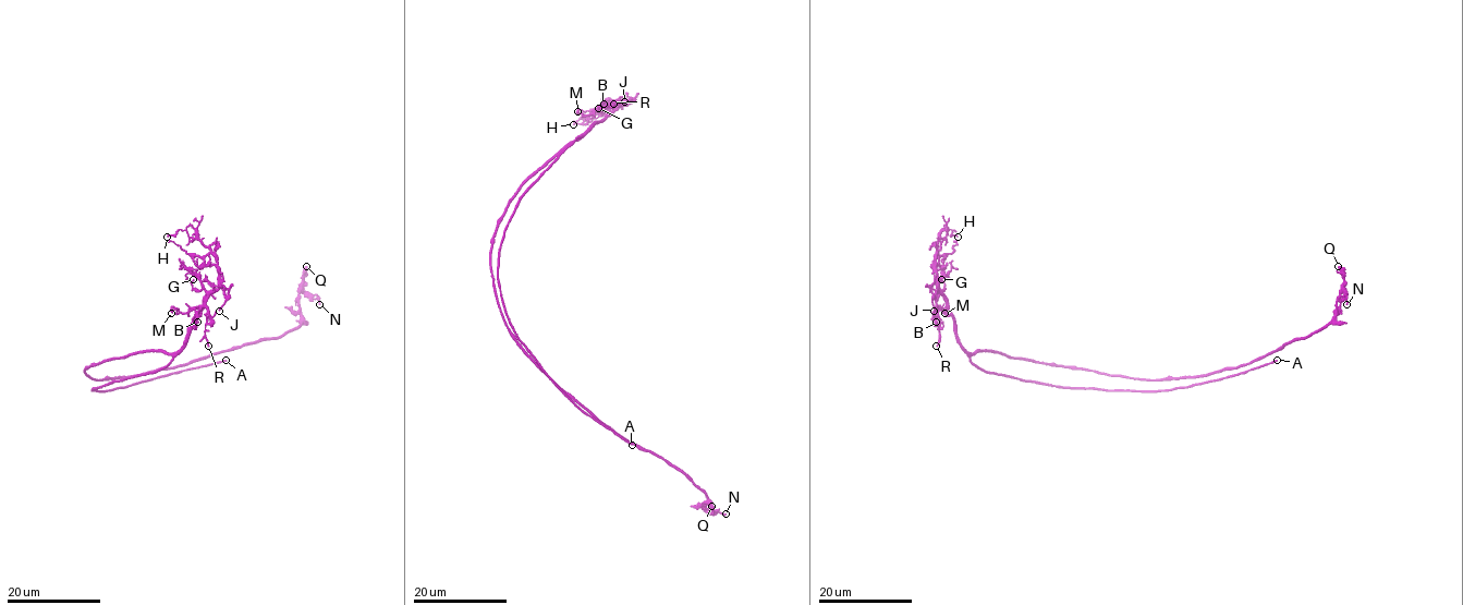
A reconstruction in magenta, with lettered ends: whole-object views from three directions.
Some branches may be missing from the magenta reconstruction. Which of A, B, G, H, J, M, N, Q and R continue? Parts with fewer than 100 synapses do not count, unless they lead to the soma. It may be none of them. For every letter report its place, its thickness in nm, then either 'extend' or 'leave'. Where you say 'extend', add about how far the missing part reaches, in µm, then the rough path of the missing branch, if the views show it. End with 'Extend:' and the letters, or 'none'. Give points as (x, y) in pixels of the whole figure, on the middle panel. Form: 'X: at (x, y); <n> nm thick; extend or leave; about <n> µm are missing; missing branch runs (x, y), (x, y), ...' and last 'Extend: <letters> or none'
A: at (632, 445); 200 nm thick; extend; about 50 µm are missing; missing branch runs (632, 445), (700, 486), (718, 505), (721, 516), (735, 534), (752, 547), (755, 568), (759, 568), (762, 576)
B: at (604, 104); 140 nm thick; leave
G: at (598, 108); 90 nm thick; leave
H: at (573, 124); 90 nm thick; leave
J: at (624, 101); 100 nm thick; leave
M: at (577, 111); 150 nm thick; leave
N: at (726, 513); 160 nm thick; leave
Q: at (711, 506); 280 nm thick; leave
R: at (613, 104); 140 nm thick; leave
Extend: A

